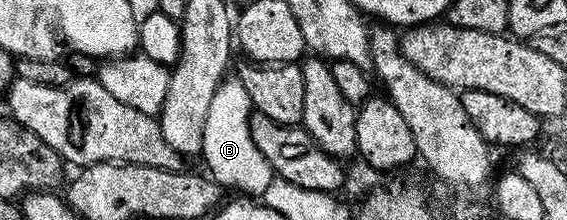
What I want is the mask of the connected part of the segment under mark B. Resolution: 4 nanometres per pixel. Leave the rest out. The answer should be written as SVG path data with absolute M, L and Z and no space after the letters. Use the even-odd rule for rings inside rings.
M230 75L222 79L207 111L201 154L210 169L209 176L218 185L226 189L236 187L236 191L243 196L260 197L269 187L274 174L270 163L250 138L248 121L253 111L250 97L239 76Z

